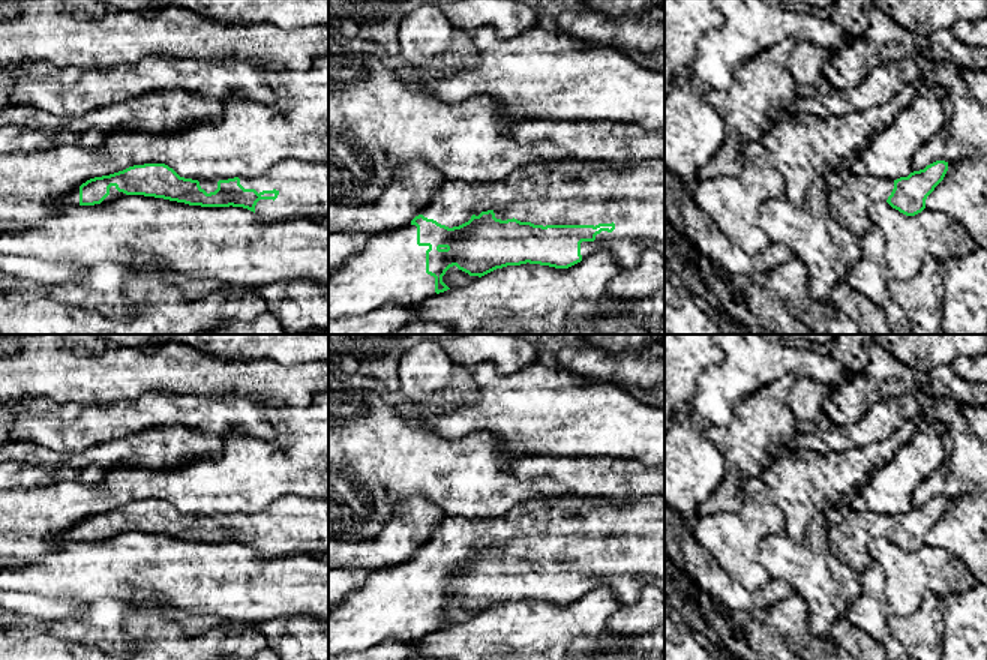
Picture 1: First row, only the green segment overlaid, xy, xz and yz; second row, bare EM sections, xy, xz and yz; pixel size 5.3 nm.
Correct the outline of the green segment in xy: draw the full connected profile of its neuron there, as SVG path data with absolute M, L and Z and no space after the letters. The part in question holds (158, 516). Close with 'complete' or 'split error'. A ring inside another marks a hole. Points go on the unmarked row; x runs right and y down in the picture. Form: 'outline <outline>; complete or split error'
outline M294 495L280 496L268 508L256 514L234 513L228 516L198 516L180 513L165 500L134 501L123 507L94 513L68 530L63 537L69 542L94 542L110 538L126 531L164 534L201 543L243 543L254 548L264 560L292 555L328 554L328 501L309 500Z; split error

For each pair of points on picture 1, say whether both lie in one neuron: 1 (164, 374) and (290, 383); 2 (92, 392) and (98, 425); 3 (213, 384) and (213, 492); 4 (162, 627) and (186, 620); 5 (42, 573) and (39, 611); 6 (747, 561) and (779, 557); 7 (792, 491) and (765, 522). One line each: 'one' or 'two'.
1: one
2: two
3: two
4: two
5: two
6: two
7: two

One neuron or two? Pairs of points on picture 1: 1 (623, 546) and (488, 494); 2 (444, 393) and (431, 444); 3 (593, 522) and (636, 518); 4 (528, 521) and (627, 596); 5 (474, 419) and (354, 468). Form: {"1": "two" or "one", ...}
{"1": "two", "2": "two", "3": "one", "4": "one", "5": "two"}

